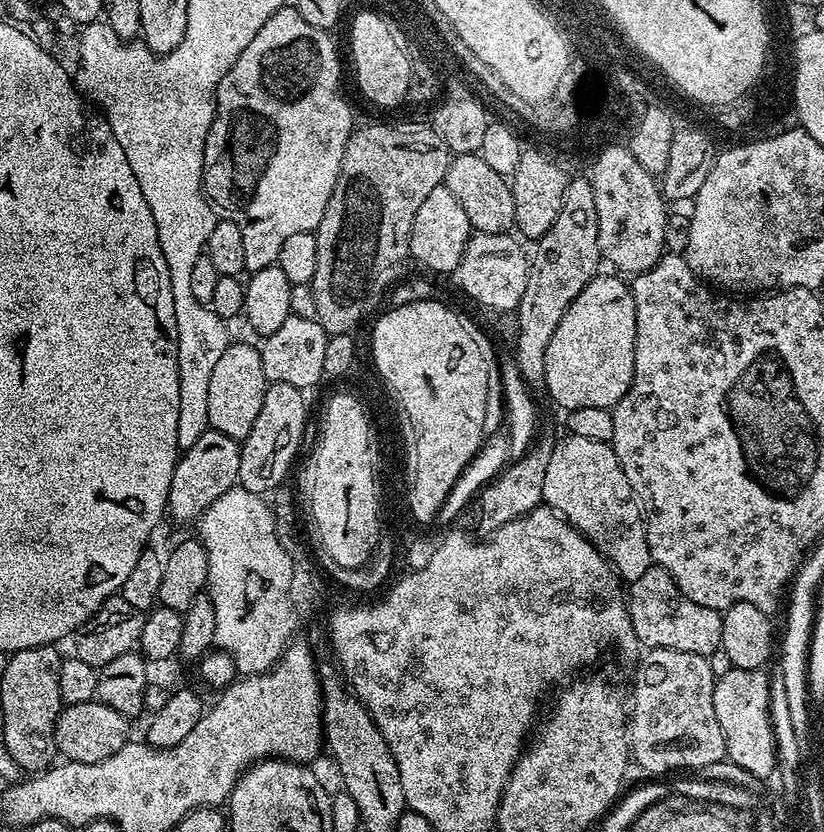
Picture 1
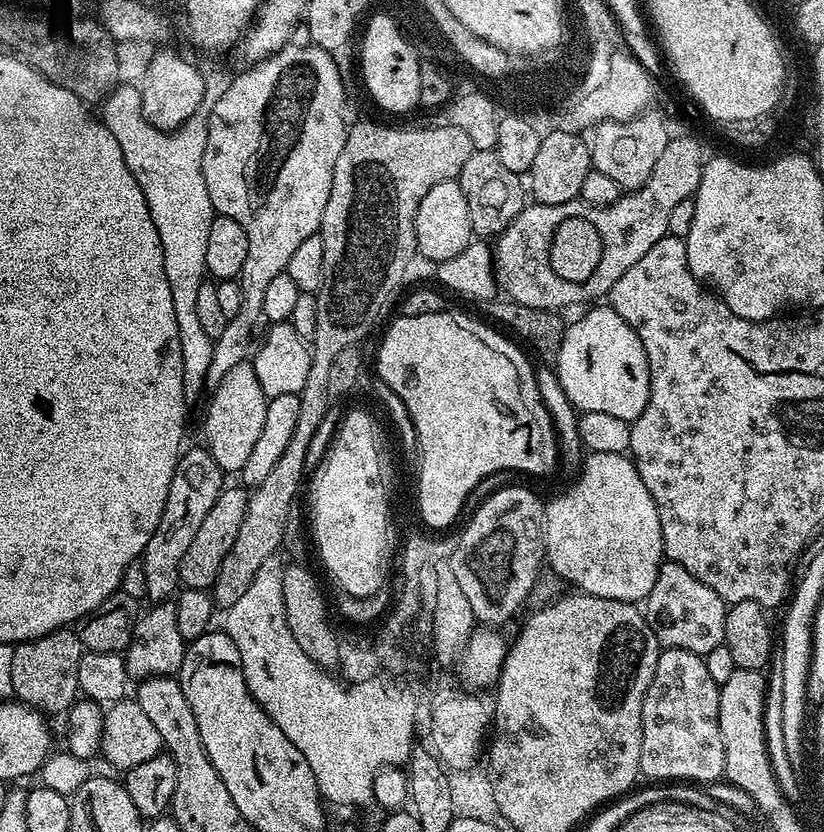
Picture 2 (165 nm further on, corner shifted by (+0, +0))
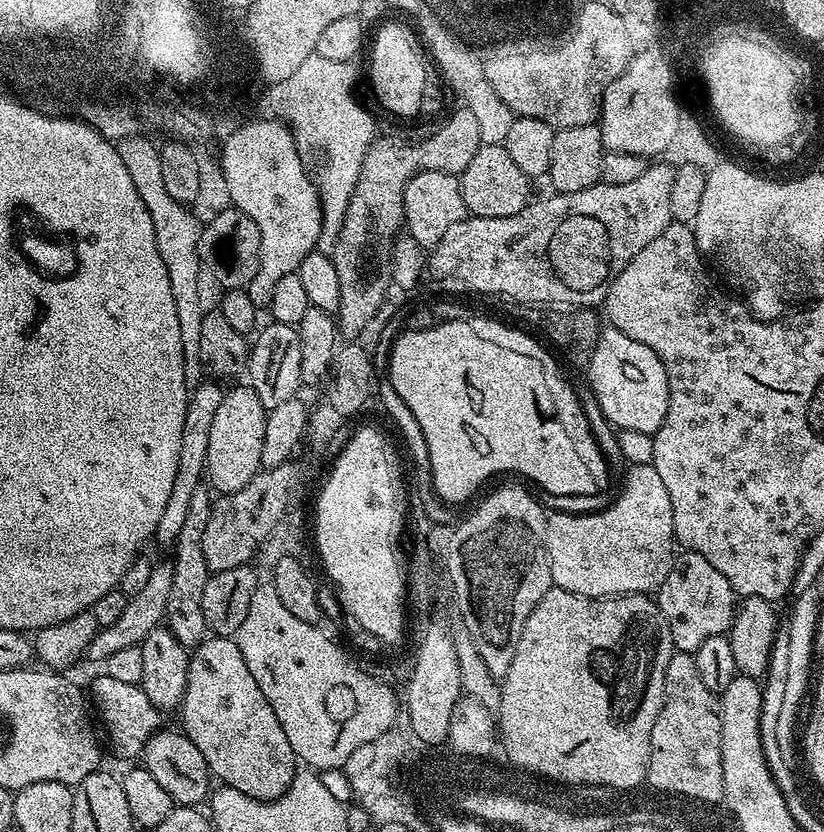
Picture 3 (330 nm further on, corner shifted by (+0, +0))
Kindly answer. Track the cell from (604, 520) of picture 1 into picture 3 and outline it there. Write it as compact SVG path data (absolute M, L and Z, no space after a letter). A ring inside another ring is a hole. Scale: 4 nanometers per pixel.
M634 464L627 469L624 485L616 498L599 512L572 515L569 512L553 511L547 517L544 549L553 581L562 589L583 596L627 596L629 593L652 594L670 574L674 559L674 514L670 506L670 494L651 464Z

